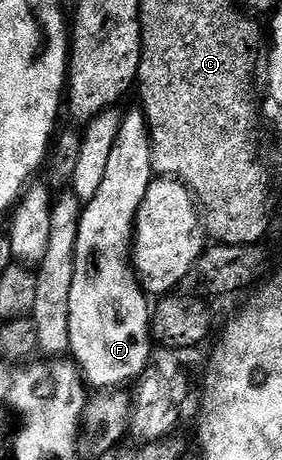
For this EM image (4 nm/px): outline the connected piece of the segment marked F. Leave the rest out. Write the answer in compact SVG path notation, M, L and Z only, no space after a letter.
M135 108L122 115L122 122L119 131L117 132L116 142L112 146L112 152L109 155L109 162L106 165L105 176L101 183L101 188L98 189L97 194L93 196L91 202L86 203L82 207L82 214L79 217L79 235L76 240L76 270L73 276L72 288L69 291L69 344L70 357L74 365L78 366L82 377L85 379L88 387L94 388L96 391L114 391L116 388L123 388L127 385L126 382L131 382L134 378L142 379L147 373L147 365L151 362L151 338L153 339L153 310L147 301L148 295L145 293L134 269L132 263L129 261L129 251L133 246L133 235L135 232L135 218L139 215L141 204L145 200L145 192L149 192L153 181L153 171L151 168L151 131L147 129L147 120L143 116L142 109Z

